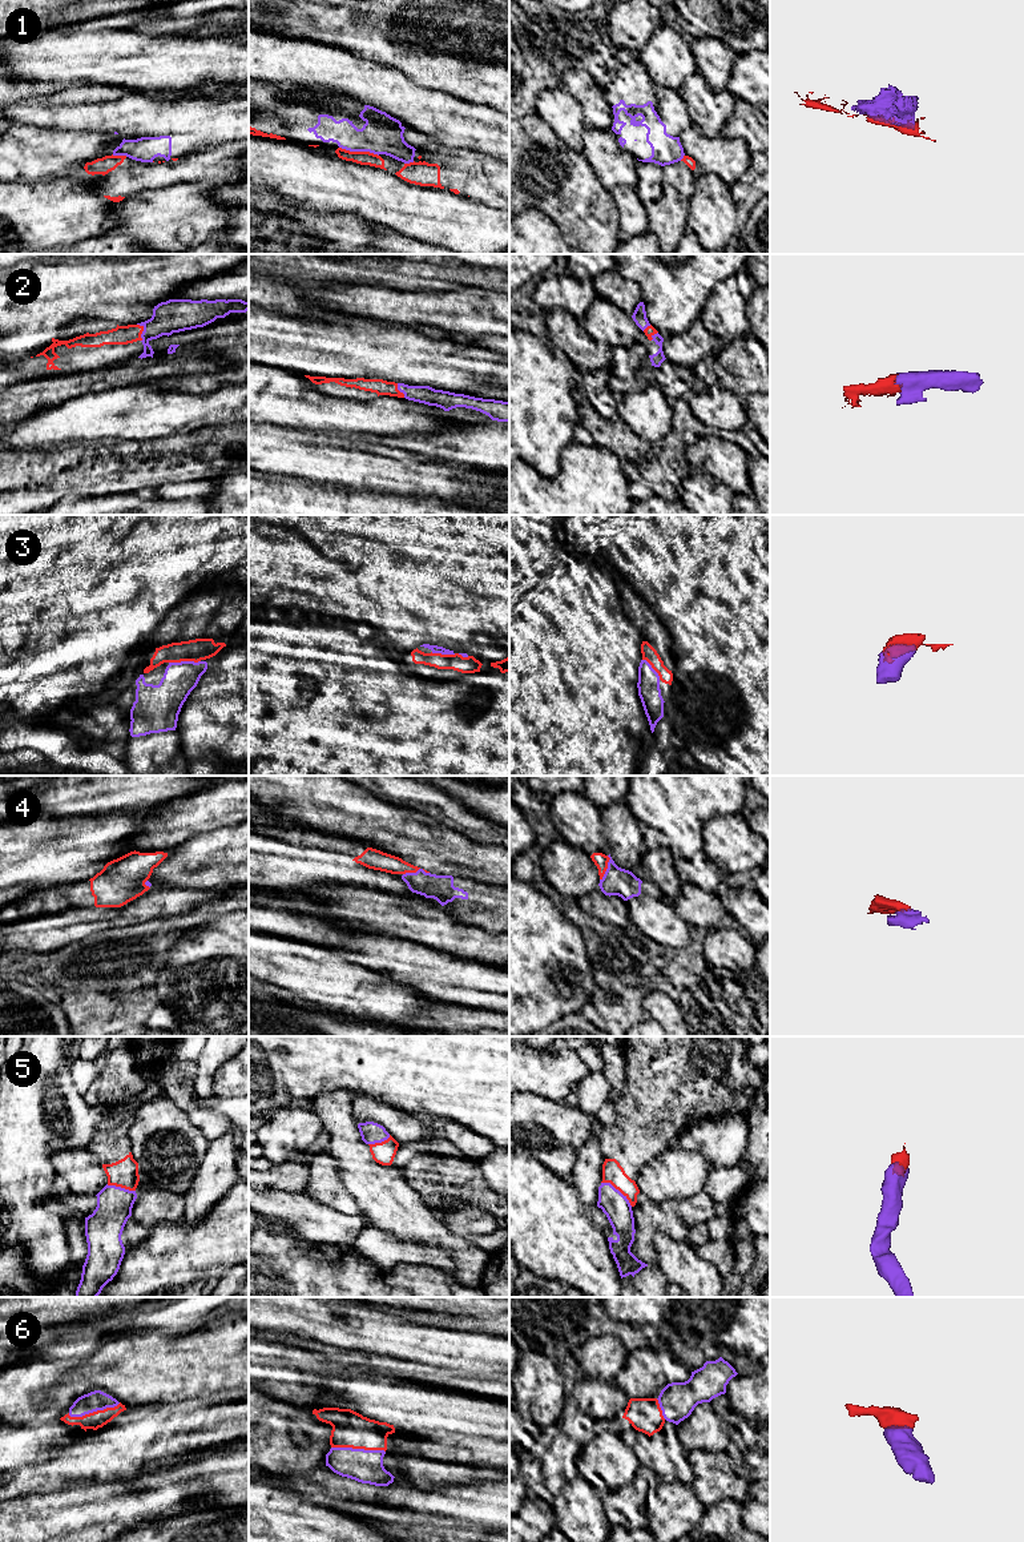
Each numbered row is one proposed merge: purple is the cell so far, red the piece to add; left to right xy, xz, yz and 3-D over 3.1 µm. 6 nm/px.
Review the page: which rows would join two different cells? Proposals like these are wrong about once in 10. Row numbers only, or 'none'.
1

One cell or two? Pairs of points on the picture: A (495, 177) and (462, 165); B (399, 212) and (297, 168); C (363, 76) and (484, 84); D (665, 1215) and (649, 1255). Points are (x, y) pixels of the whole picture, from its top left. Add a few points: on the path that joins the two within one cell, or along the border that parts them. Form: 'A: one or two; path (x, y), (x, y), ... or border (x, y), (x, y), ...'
A: one; path (487, 177), (470, 173)
B: one; path (374, 194), (322, 181)
C: two; border (383, 64), (402, 71), (424, 87), (440, 91)
D: one; path (656, 1224), (646, 1233), (646, 1245)

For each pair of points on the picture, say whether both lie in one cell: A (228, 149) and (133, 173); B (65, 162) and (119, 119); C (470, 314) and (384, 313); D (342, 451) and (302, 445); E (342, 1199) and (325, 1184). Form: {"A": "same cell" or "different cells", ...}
{"A": "same cell", "B": "different cells", "C": "same cell", "D": "same cell", "E": "same cell"}

